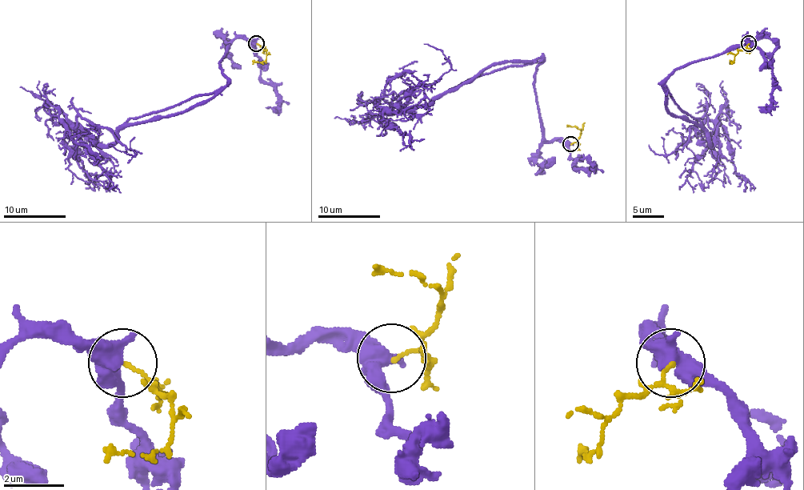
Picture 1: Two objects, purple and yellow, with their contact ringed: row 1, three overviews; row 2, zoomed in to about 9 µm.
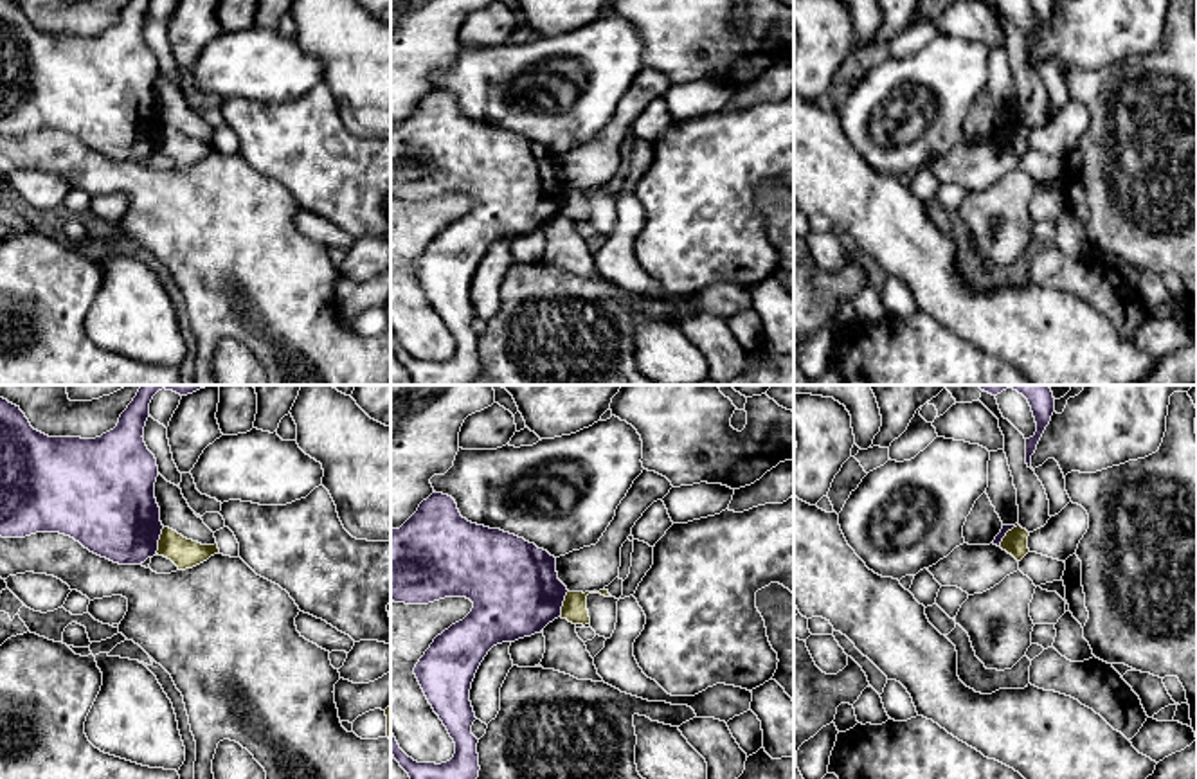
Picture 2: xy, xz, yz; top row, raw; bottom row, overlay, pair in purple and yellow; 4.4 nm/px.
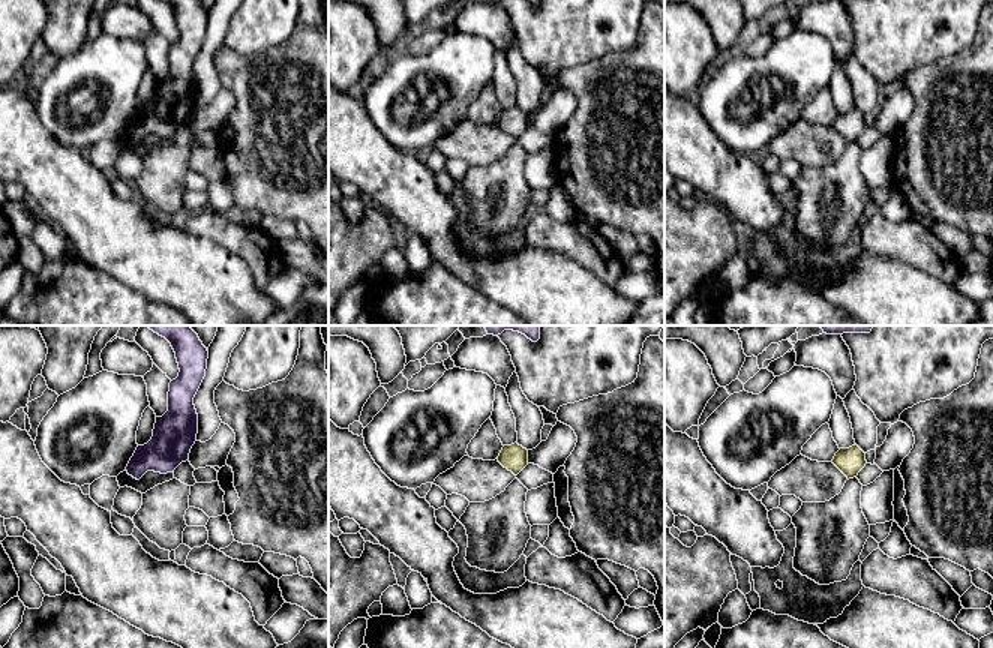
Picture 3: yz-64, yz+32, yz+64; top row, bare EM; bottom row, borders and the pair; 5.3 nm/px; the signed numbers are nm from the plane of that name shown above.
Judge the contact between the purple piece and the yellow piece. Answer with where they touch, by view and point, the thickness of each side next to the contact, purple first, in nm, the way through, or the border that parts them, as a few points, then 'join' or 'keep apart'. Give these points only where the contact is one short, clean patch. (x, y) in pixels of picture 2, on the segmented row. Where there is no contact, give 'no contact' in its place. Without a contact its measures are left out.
xy (159, 538) | 400/130 nm | along xy (164, 528), (155, 553) | keep apart

